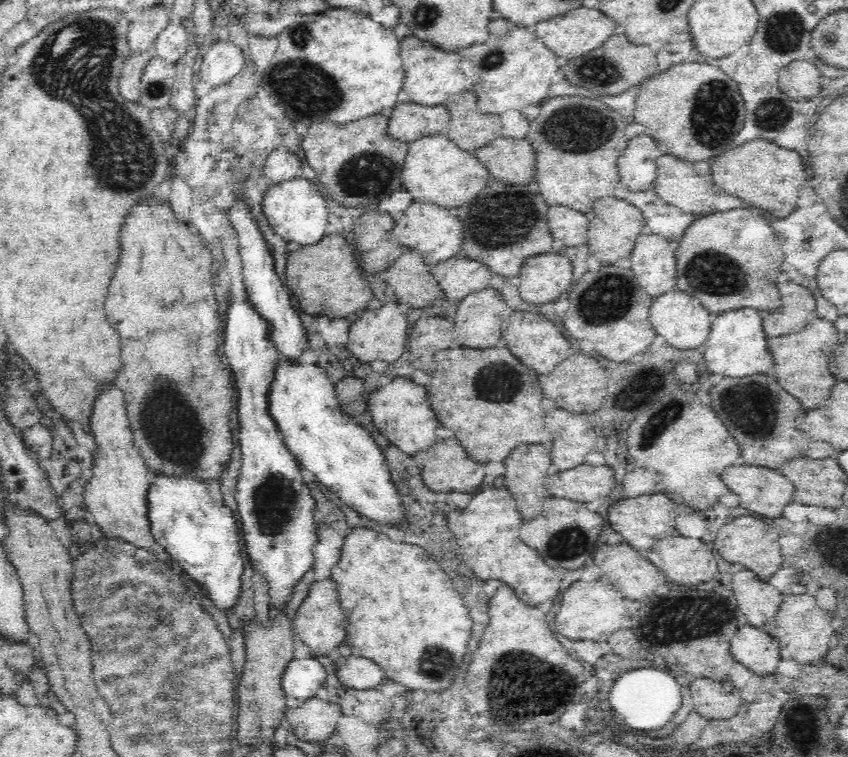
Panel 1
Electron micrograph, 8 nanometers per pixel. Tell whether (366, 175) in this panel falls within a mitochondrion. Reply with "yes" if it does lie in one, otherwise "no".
yes

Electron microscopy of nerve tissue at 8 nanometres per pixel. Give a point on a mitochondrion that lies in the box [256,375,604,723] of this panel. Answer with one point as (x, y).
(570, 543)

